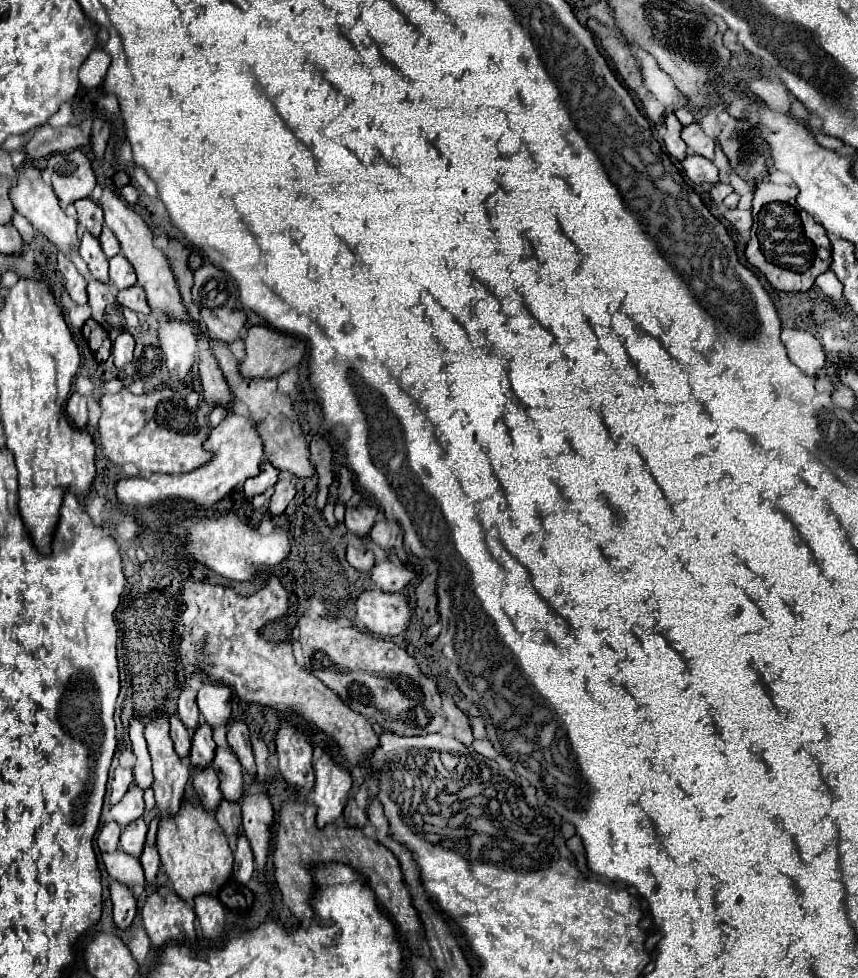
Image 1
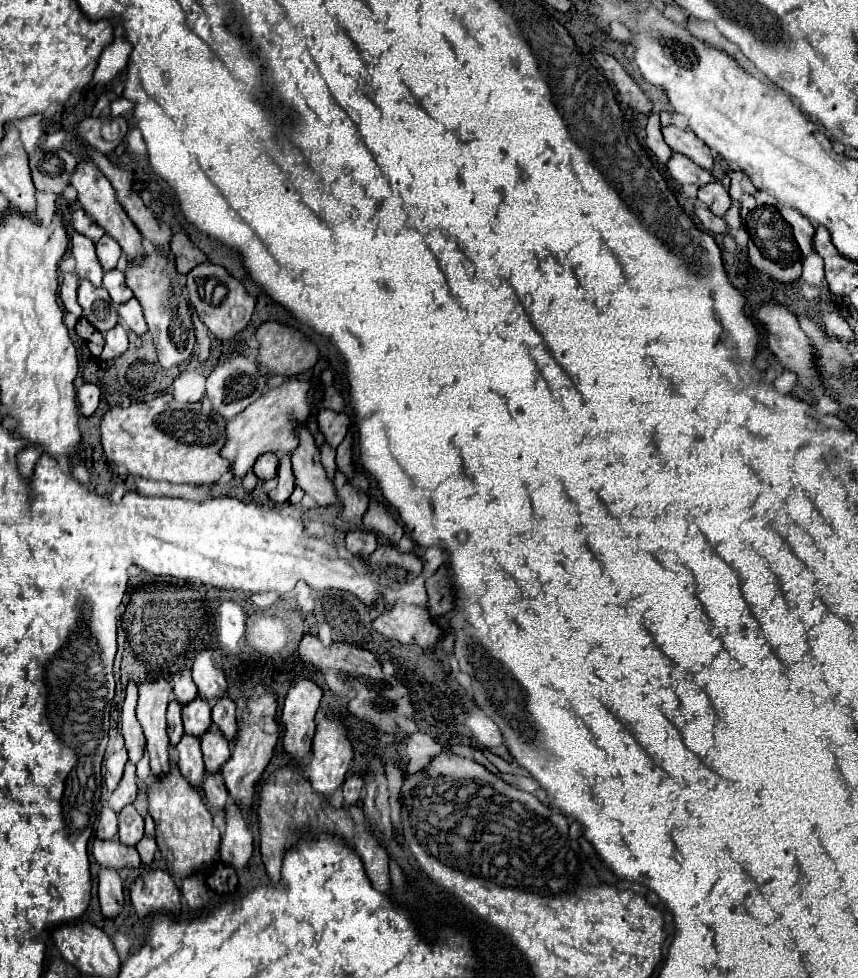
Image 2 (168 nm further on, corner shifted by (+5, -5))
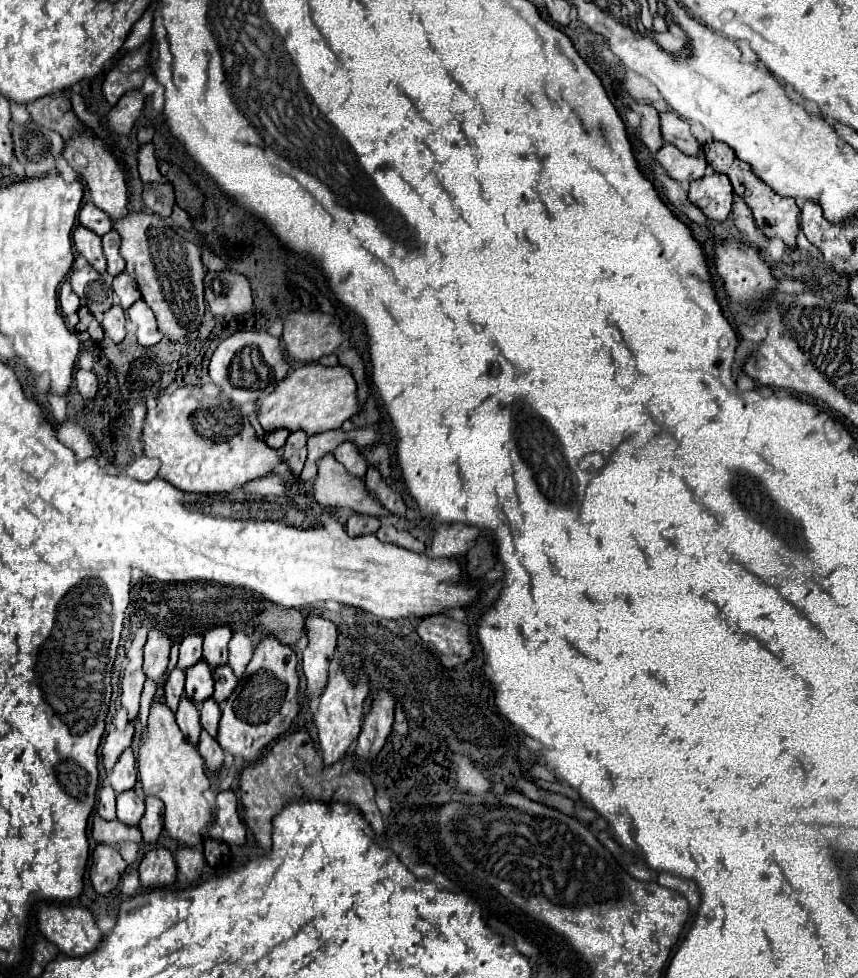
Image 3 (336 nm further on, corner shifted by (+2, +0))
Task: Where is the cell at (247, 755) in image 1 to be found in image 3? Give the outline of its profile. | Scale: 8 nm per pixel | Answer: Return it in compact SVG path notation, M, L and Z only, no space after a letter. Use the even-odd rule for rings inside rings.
M220 666L220 668L214 670L214 682L216 682L216 686L214 686L214 696L212 698L218 704L224 702L238 686L238 678L232 674L232 670L228 666Z

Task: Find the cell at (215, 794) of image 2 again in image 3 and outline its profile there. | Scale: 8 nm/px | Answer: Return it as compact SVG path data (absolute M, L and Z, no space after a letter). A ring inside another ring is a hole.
M202 732L200 736L200 744L198 744L198 752L204 758L204 766L208 772L218 772L224 764L224 752L220 748L220 744L208 736L208 732Z

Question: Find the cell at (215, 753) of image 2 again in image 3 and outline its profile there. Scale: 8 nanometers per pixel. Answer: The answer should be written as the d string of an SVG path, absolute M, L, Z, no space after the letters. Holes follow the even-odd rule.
M210 698L200 704L200 722L206 732L212 734L212 738L218 736L218 724L220 724L220 708L218 704Z

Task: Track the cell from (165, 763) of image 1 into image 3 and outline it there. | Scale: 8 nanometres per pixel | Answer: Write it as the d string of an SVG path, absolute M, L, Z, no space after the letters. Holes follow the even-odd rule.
M160 630L148 632L148 642L144 646L144 674L146 678L154 680L158 690L158 696L164 696L164 684L166 684L166 668L170 662L170 640Z

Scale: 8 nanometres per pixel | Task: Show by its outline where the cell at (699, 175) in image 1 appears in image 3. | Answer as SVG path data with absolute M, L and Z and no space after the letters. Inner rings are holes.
M668 142L656 152L656 162L662 164L668 170L668 174L678 182L684 180L692 182L702 178L708 166L708 162L702 156L686 156L684 152L680 152L676 146Z

